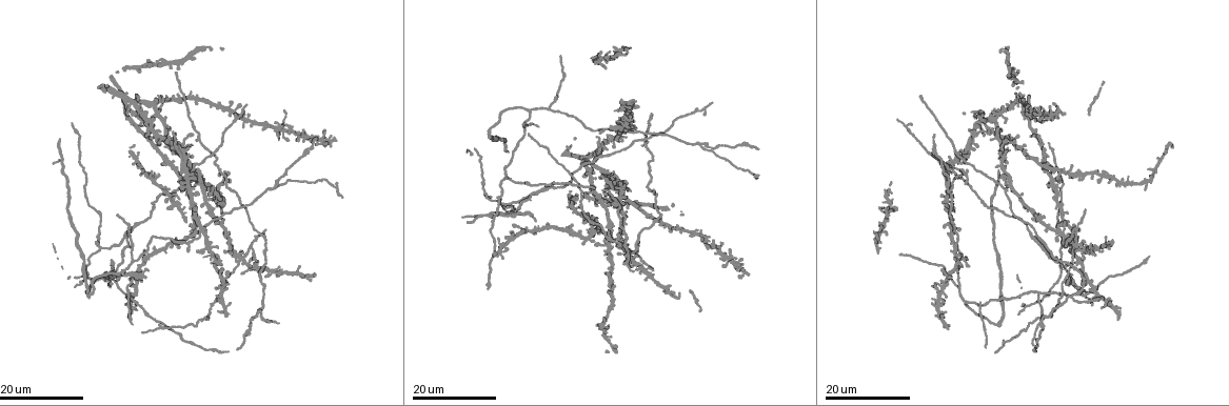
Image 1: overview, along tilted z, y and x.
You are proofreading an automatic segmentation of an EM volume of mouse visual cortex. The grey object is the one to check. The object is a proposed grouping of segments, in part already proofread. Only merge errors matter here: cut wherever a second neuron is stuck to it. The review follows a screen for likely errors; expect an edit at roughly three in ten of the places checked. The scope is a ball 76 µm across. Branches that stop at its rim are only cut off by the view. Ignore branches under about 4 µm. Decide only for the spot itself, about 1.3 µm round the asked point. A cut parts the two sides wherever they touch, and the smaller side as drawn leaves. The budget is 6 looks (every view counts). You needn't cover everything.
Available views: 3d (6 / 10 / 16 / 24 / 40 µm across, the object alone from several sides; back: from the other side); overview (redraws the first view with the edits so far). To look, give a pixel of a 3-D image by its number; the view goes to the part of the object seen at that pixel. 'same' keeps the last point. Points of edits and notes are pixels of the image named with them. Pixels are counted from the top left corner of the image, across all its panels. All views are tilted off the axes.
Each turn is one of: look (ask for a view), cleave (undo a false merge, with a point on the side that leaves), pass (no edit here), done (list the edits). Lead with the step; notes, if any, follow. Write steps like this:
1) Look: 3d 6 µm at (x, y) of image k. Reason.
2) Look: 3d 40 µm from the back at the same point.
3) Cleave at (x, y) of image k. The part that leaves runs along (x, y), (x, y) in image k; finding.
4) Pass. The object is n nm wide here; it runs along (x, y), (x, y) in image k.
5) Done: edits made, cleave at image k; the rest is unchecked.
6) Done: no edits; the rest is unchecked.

Look: 3d 24 µm at (959, 155) of image 1. Thick turns thin.

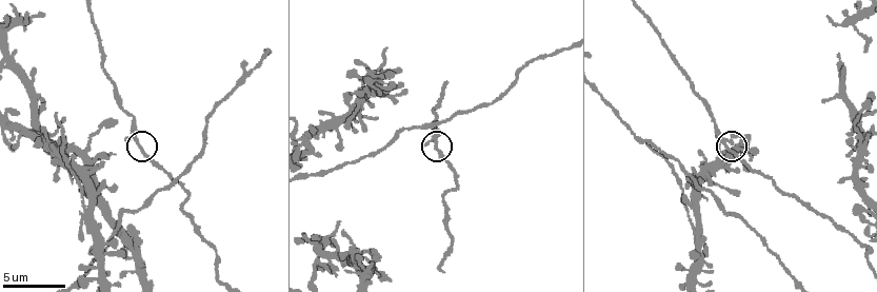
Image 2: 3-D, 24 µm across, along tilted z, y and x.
Look: 3d 10 µm at (437, 141) of image 2.

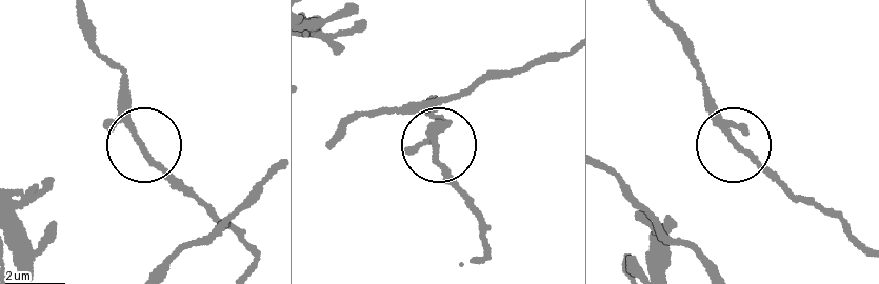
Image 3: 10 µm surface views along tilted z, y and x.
Pass. 3 arms meet here; it runs along (481, 258), (477, 214), (437, 154), (446, 123) in image 3; one neuron here.

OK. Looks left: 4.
Look: 3d 16 µm at (549, 107) of image 1. Three-way junction.

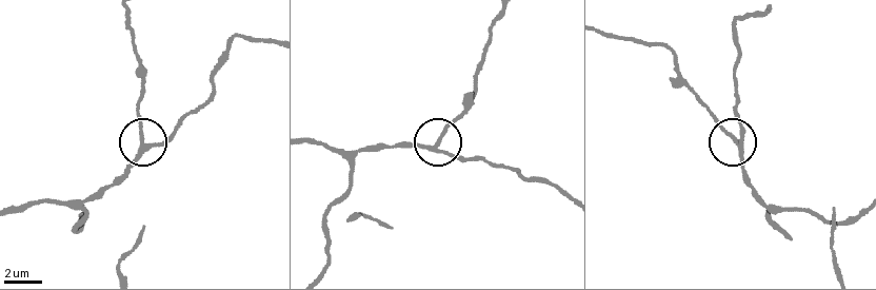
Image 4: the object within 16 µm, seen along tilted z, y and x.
Look: 3d 10 µm at (733, 141) of image 4.

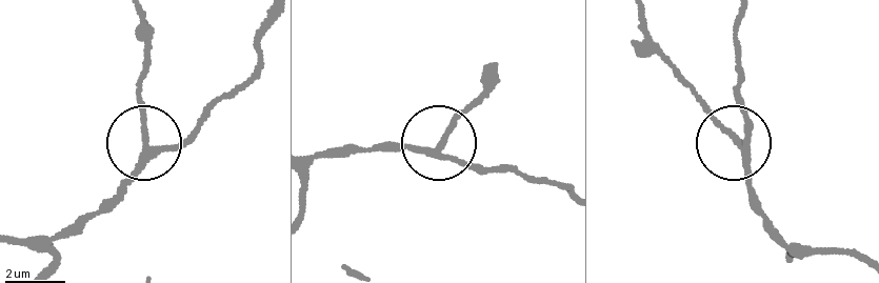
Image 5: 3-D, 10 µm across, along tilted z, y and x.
Pass. It runs along (217, 105), (182, 141), (150, 146), (138, 81) in image 5; one neuron here.

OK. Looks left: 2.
Look: 3d 24 µm at (1036, 291) of image 1. Branch point.

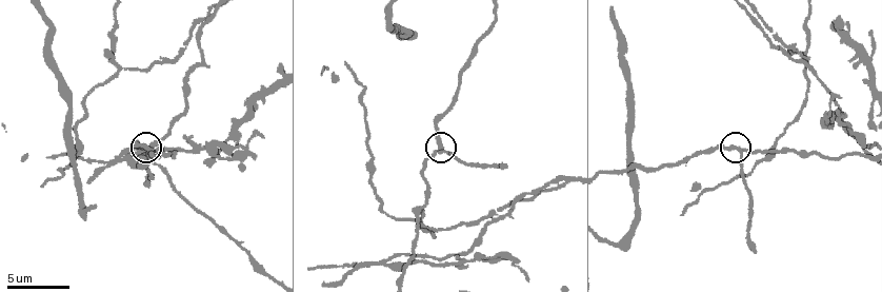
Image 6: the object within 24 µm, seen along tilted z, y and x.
Look: 3d 6 µm at (740, 148) of image 6.

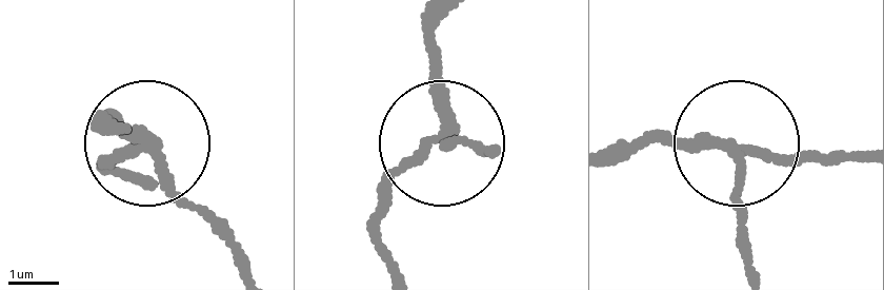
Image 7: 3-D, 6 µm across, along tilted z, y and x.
Pass. It runs along (436, 23), (435, 137), (369, 223) in image 7; continuous, no second neuron.

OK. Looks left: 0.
Done: no edits; the rest is unchecked.

